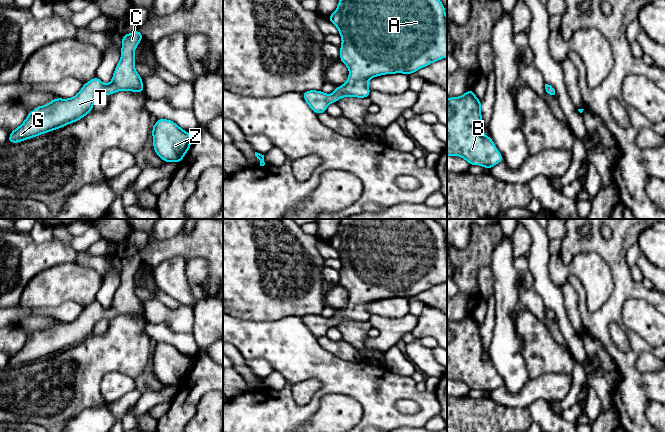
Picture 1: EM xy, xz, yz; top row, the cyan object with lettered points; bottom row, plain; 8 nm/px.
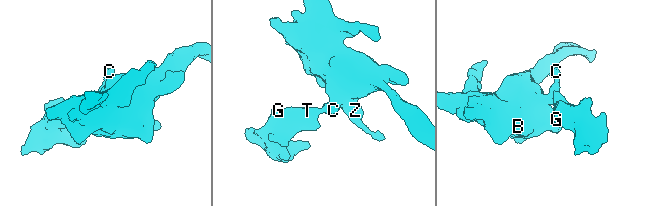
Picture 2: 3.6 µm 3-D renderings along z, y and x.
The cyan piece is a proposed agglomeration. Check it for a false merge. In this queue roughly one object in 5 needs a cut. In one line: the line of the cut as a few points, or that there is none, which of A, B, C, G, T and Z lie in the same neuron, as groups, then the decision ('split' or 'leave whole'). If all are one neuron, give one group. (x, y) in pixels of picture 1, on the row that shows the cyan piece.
no cut | A B C G T Z | leave whole

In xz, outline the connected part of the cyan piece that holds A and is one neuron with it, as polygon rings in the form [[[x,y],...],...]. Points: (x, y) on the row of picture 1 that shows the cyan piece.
[[[339,0],[337,9],[328,20],[338,28],[342,38],[339,61],[348,67],[349,77],[345,84],[336,87],[330,95],[321,90],[301,93],[317,115],[326,112],[328,105],[336,103],[341,97],[368,98],[371,92],[368,81],[371,78],[396,73],[410,75],[447,57],[447,18],[440,0]]]

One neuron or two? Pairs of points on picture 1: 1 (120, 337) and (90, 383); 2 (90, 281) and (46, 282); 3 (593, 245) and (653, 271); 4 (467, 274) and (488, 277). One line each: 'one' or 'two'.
1: one
2: one
3: two
4: two

